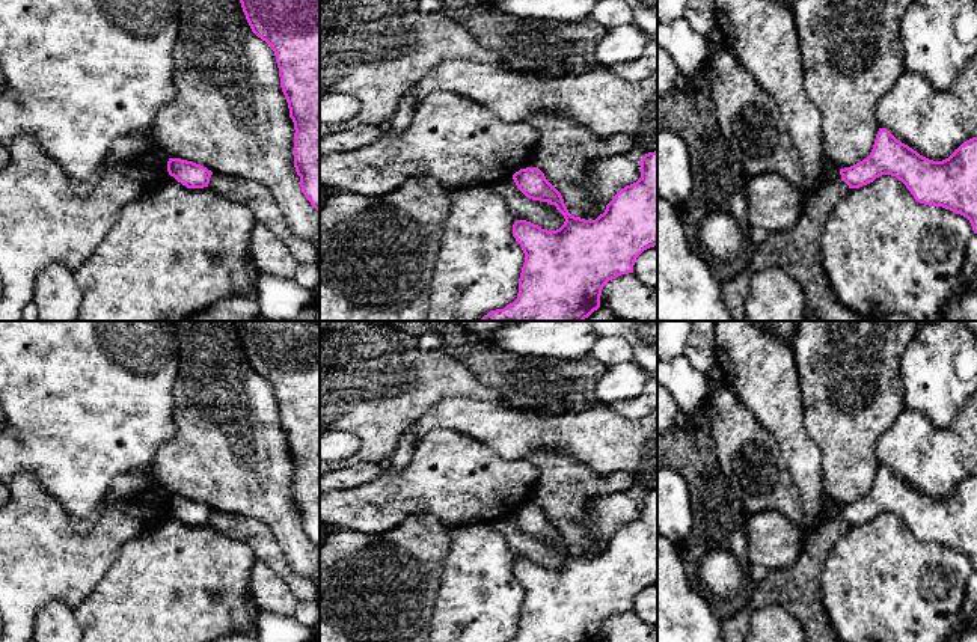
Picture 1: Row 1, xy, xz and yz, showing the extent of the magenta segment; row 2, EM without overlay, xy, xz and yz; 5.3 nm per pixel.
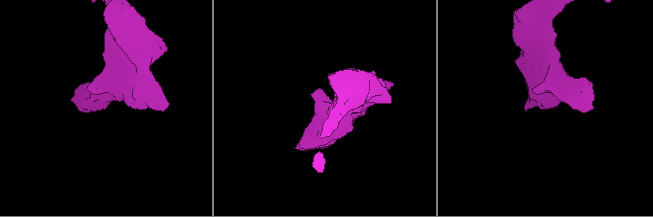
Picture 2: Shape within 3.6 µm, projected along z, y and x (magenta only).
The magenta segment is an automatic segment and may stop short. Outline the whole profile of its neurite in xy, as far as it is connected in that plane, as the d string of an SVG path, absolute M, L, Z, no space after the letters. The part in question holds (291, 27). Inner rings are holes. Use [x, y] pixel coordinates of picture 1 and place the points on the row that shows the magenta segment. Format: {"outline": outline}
{"outline": "M240 0L252 32L274 51L280 87L294 122L294 167L311 205L320 211L320 0Z"}

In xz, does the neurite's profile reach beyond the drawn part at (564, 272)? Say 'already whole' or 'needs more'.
already whole

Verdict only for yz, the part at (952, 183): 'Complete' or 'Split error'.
Complete

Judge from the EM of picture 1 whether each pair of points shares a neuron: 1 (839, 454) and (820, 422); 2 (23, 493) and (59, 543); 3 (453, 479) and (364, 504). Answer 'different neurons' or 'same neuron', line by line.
1: same neuron
2: same neuron
3: same neuron

